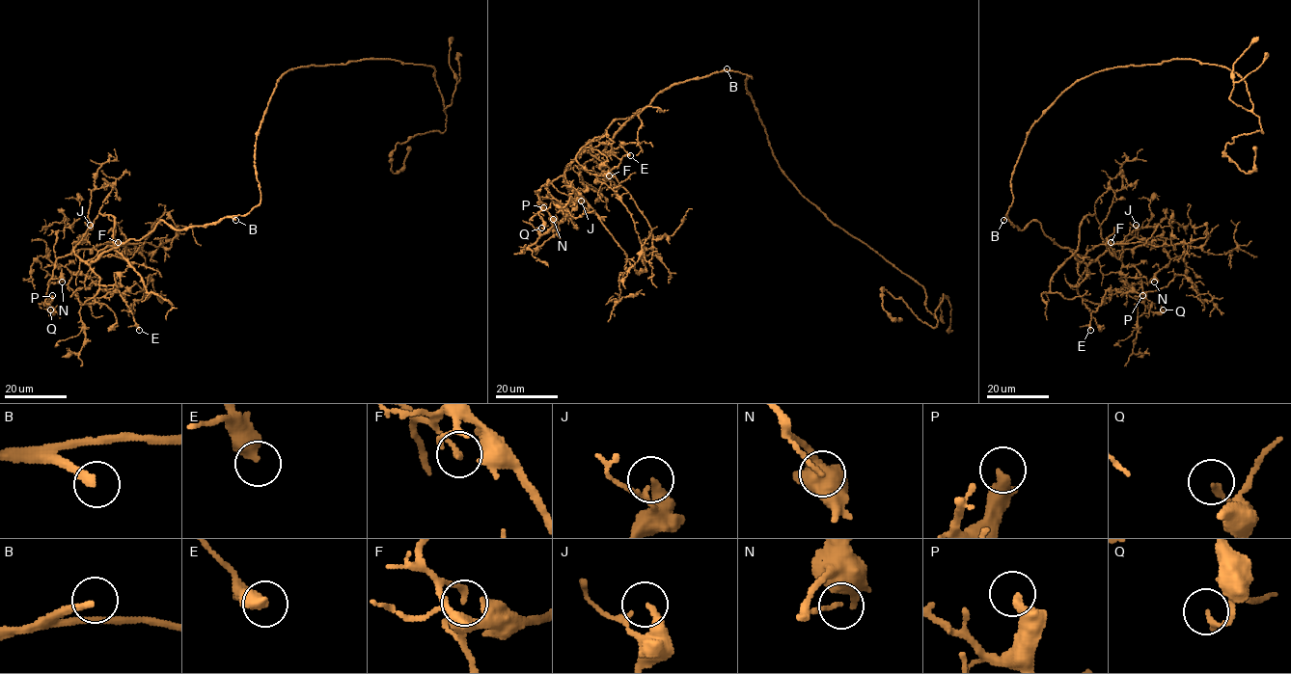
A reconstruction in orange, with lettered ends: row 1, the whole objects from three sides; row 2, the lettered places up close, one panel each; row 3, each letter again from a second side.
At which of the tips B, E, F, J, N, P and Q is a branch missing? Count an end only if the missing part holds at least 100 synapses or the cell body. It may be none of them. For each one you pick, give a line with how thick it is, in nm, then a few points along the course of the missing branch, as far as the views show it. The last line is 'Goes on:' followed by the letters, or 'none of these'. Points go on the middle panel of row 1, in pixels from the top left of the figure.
B: Thickness 240 nm. Course of what is missing: (727, 68), (744, 64), (746, 46)
Goes on: B

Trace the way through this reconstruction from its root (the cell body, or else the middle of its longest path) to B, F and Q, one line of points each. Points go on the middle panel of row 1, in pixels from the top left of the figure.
B: (746, 90), (745, 80), (749, 75), (752, 77), (739, 71), (723, 71), (727, 68)
F: (746, 90), (750, 75), (721, 71), (661, 91), (647, 106), (615, 120), (578, 153), (594, 155), (609, 175)
Q: (746, 90), (750, 75), (715, 71), (672, 84), (647, 106), (615, 120), (563, 175), (538, 190), (541, 228)

